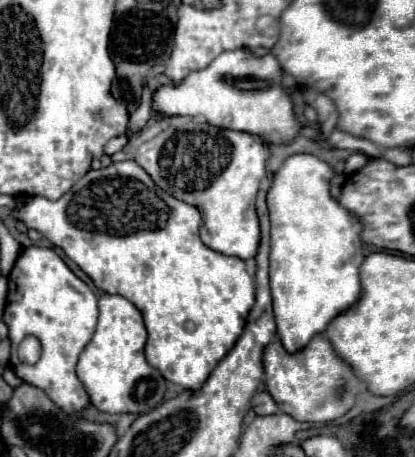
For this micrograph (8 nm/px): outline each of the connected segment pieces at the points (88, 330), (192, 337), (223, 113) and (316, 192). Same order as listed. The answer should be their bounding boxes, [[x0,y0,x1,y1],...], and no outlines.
[[5,246,97,414],[11,162,255,390],[153,48,301,144],[267,154,363,354]]

